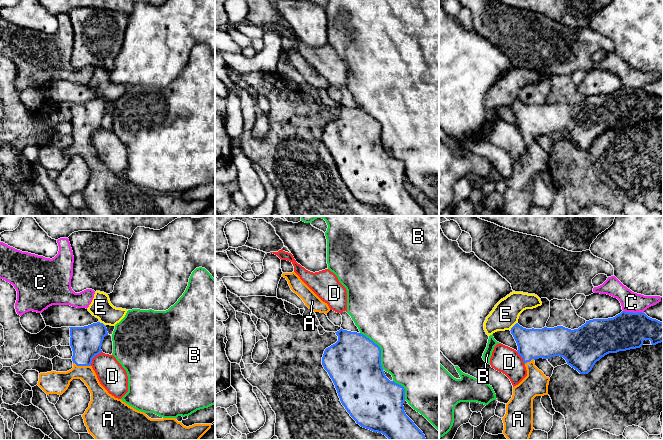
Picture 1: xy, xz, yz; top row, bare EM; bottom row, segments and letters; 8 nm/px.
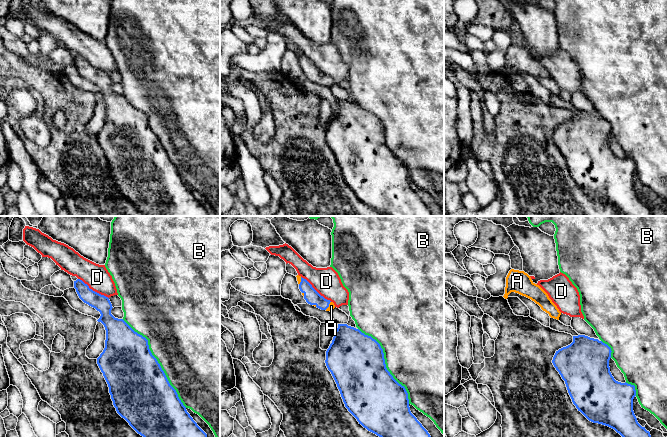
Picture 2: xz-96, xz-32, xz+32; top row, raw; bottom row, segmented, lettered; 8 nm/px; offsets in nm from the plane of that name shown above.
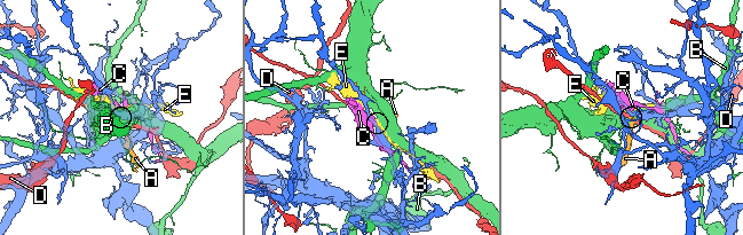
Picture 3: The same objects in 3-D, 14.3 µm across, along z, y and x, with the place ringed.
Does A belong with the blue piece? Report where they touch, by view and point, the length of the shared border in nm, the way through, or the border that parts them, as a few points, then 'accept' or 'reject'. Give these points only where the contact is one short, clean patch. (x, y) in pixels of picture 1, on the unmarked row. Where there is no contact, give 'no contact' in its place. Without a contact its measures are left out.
xy (82, 141) | 150 nm | accept

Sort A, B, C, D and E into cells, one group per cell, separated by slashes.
A / B / C / D / E

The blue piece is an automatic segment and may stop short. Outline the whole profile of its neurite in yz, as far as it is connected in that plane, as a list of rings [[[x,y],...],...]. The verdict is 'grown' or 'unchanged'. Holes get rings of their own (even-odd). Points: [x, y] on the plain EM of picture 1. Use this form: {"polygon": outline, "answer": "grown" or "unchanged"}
{"polygon": [[[622,87],[613,94],[586,97],[584,101],[574,106],[563,102],[526,105],[516,99],[510,107],[517,119],[517,128],[523,134],[527,152],[513,163],[512,174],[506,180],[506,190],[502,196],[503,210],[508,216],[529,216],[534,205],[533,175],[536,172],[548,171],[550,154],[535,142],[535,135],[560,132],[580,150],[588,150],[595,139],[609,129],[640,124],[644,116],[650,116],[652,121],[663,118],[663,98],[652,95],[642,88]]], "answer": "grown"}

